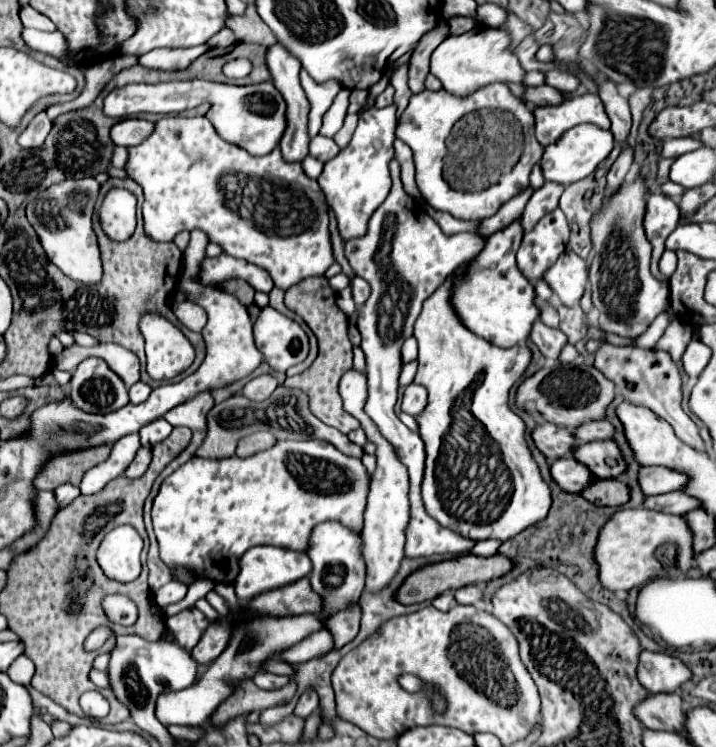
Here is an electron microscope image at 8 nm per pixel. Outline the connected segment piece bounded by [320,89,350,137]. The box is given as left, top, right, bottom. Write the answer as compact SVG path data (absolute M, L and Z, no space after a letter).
M340 89L340 93L336 95L332 107L324 113L324 123L322 123L322 129L320 129L320 135L326 135L326 137L334 137L342 123L344 123L344 117L348 113L348 99L350 99L350 91L344 91Z

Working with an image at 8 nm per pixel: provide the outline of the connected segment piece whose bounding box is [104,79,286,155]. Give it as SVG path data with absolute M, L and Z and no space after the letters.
M204 79L194 81L170 81L170 83L154 83L154 85L126 85L122 89L114 89L104 99L104 113L108 117L128 117L134 113L180 113L200 103L208 101L212 107L208 111L208 119L214 125L216 133L240 147L244 147L252 155L266 155L278 147L284 131L286 131L286 103L274 83L264 81L258 85L224 85L210 83Z

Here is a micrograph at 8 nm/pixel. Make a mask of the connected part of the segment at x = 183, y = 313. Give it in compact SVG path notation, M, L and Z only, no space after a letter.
M176 303L174 305L174 315L178 317L178 321L188 327L190 331L202 331L202 327L206 325L206 311L202 307L198 307L196 303Z

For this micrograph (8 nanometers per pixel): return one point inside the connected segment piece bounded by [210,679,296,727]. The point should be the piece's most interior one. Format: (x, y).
(248, 698)

